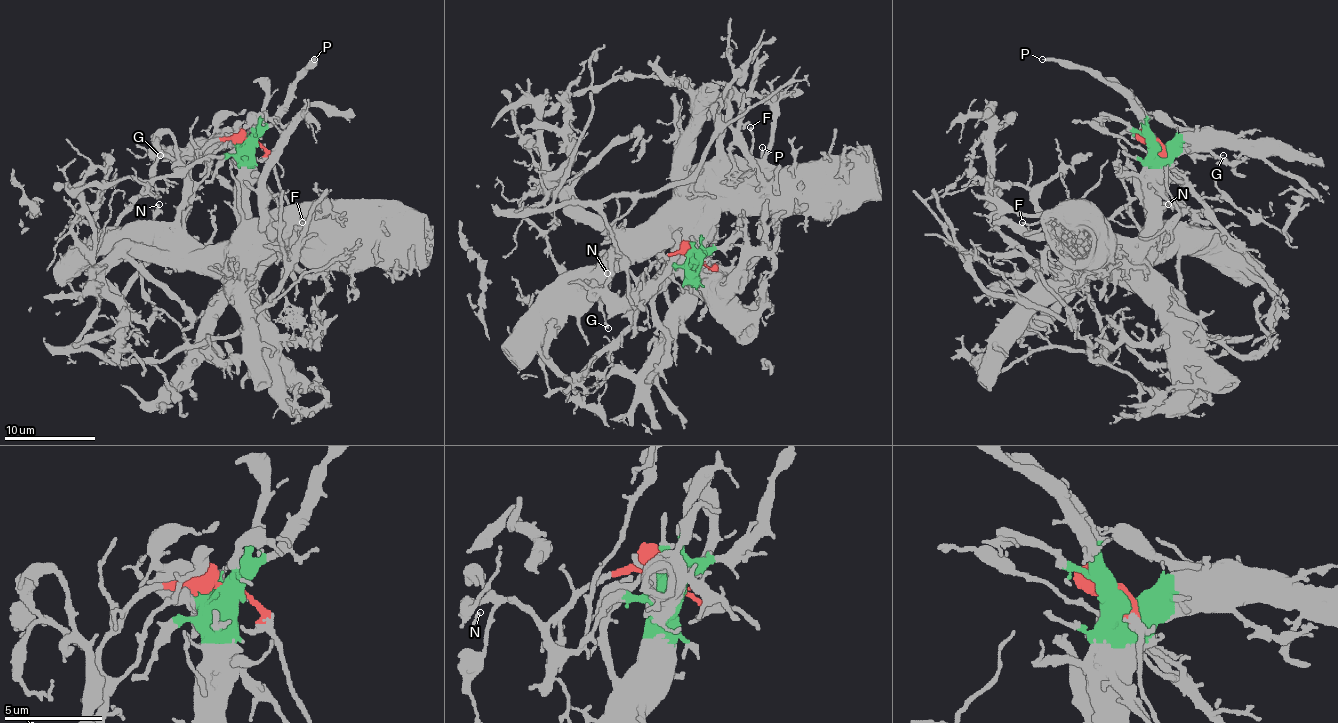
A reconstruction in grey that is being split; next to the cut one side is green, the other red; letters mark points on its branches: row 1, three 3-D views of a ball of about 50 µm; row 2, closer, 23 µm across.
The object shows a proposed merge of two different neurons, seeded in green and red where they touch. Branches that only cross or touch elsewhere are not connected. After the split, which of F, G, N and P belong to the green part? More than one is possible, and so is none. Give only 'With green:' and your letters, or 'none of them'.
With green: F, N, P

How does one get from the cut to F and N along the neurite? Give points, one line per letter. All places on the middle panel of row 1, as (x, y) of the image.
F: (694, 261), (703, 243), (705, 206), (730, 174), (751, 156), (751, 126)
N: (694, 261), (696, 254), (682, 240), (657, 240), (612, 270), (603, 284), (607, 272)

